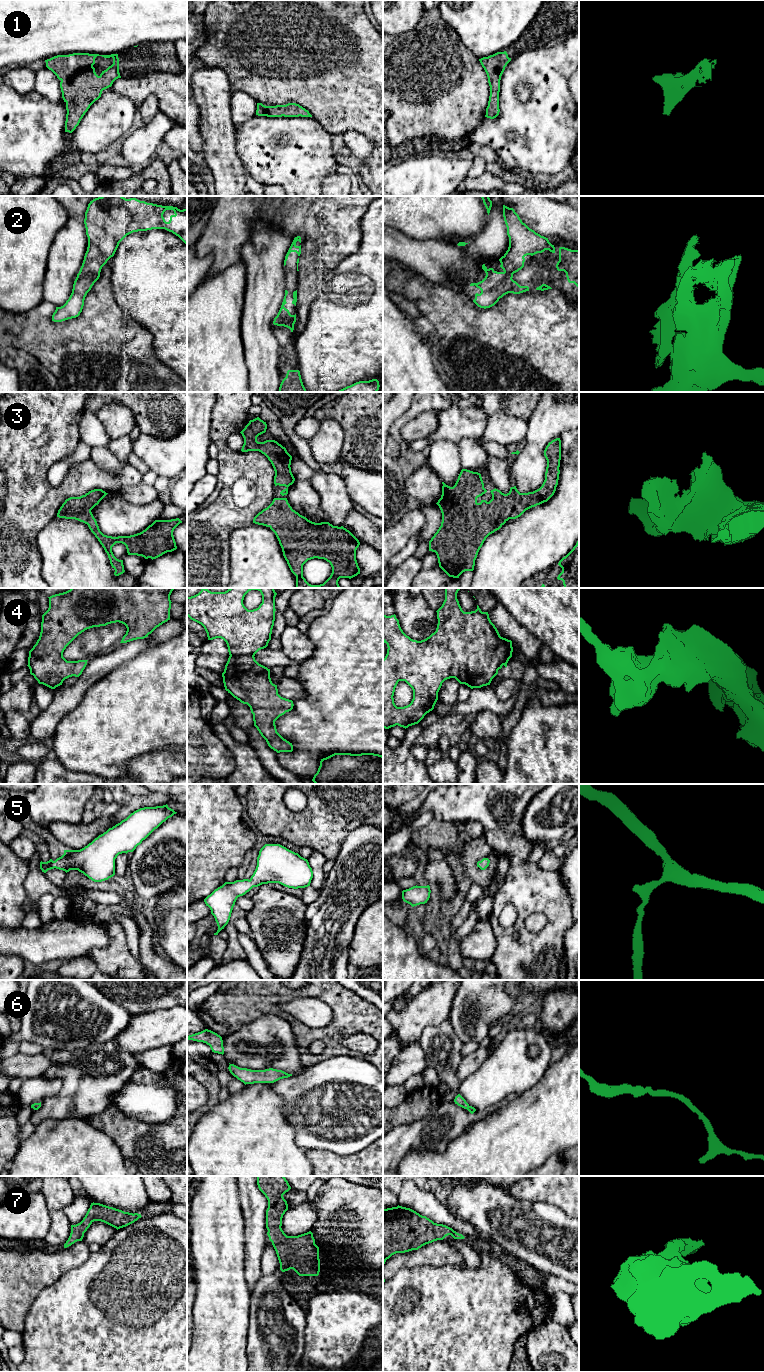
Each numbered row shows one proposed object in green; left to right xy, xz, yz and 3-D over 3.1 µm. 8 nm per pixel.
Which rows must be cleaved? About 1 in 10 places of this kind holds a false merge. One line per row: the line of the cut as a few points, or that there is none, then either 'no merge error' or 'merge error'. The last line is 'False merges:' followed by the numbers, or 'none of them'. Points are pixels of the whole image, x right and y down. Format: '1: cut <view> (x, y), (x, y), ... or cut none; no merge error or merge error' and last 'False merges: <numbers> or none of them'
1: cut none; no merge error
2: cut none; no merge error
3: cut none; no merge error
4: cut none; no merge error
5: cut none; no merge error
6: cut none; no merge error
7: cut none; no merge error
False merges: none of them

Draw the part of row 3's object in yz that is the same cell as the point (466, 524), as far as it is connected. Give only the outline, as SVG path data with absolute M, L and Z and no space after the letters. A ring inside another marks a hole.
M556 438L548 443L544 450L544 456L547 460L547 467L545 472L545 480L542 486L528 493L520 493L516 486L511 487L507 494L502 493L498 489L491 490L492 499L487 502L486 500L481 500L480 503L477 502L477 498L482 496L487 492L484 488L484 483L481 474L478 472L473 472L467 469L462 469L458 479L453 487L446 485L442 482L442 495L441 498L436 503L442 513L441 526L434 534L434 536L429 541L429 551L435 552L438 558L439 567L449 576L453 578L459 578L459 576L465 571L473 571L475 566L475 560L477 558L478 552L482 547L486 538L499 530L509 519L516 519L520 517L526 510L547 502L555 493L556 487L558 485L559 474L560 474L560 460L561 460L561 440Z

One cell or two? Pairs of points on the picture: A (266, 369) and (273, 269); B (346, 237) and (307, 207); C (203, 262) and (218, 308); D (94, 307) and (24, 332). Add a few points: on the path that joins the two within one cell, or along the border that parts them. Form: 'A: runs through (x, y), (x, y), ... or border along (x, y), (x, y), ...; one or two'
A: runs through (263, 344), (264, 294); one
B: runs through (336, 229), (317, 210); one
C: border along (205, 276), (197, 288); two
D: runs through (78, 325), (71, 332), (42, 332); one

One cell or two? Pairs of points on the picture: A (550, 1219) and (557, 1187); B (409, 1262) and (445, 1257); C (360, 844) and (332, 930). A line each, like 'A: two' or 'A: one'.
A: two
B: one
C: one

